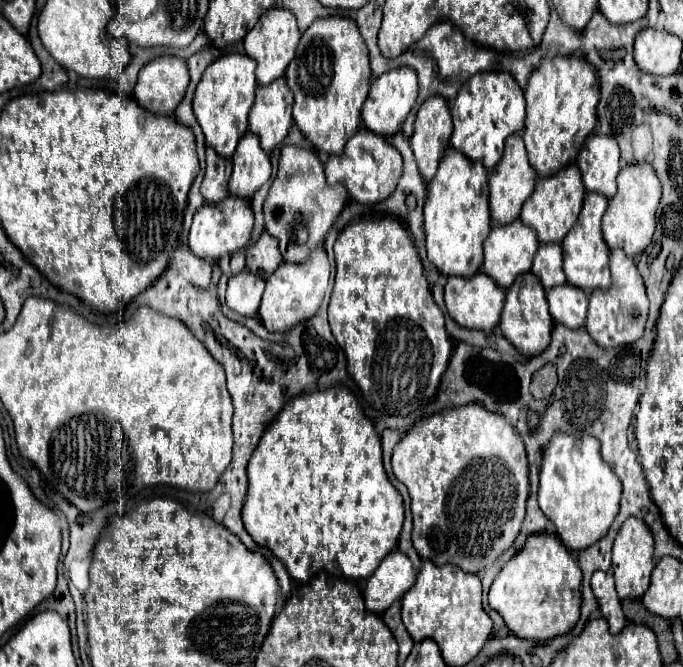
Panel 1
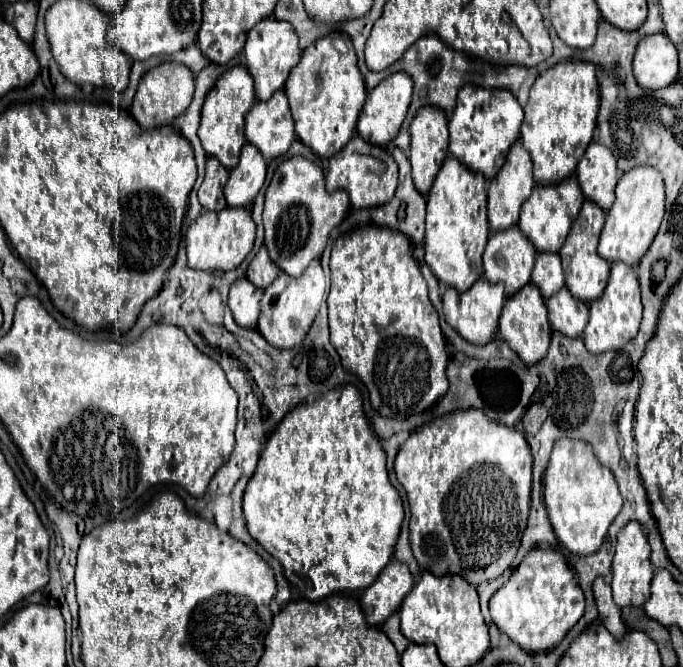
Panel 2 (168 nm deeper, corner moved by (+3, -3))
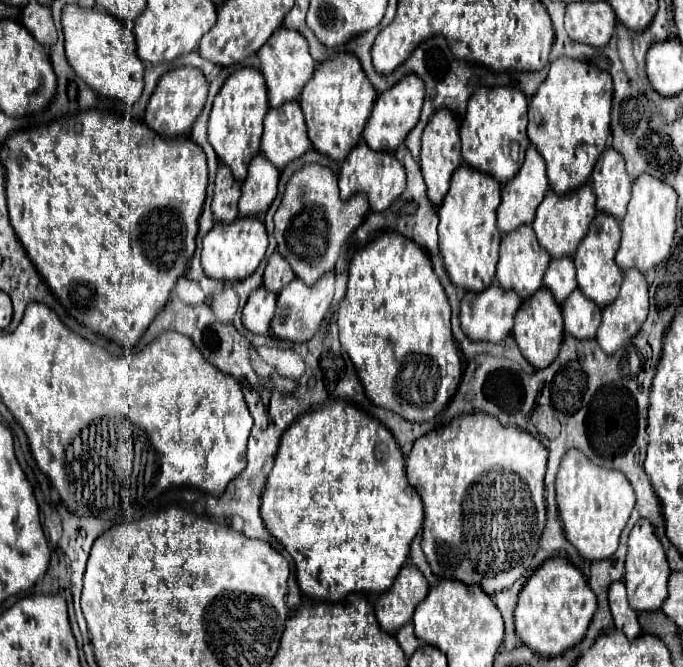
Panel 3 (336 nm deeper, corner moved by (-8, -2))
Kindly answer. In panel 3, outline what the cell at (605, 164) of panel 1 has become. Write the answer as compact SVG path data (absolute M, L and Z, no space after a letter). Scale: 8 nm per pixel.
M606 148L600 154L592 172L592 188L600 212L612 214L616 220L624 218L626 204L630 200L632 180L626 174L622 154L614 148Z

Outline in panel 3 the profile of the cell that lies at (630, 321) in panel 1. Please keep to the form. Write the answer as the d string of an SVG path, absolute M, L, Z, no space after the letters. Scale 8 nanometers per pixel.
M636 268L626 270L618 298L602 310L602 324L596 334L596 342L600 344L600 348L606 354L614 354L620 346L624 346L630 338L634 338L638 334L640 326L648 318L648 308L650 308L650 298L648 298L648 284L644 280L644 274Z

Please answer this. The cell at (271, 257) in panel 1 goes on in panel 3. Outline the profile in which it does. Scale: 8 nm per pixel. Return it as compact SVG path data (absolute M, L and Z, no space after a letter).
M274 252L264 270L264 286L268 290L272 290L274 294L278 294L282 290L282 286L286 286L292 278L294 278L294 272L292 272L290 264L278 252Z

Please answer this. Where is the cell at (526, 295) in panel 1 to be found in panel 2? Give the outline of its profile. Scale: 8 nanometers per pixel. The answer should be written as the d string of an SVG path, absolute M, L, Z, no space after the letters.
M533 283L525 285L517 295L507 299L507 303L503 307L503 313L501 313L501 319L499 319L499 333L507 341L507 345L527 365L539 363L547 355L547 347L549 347L549 339L551 339L553 329L551 329L549 319L547 319L545 301L543 301L541 293L537 291L537 287L533 287Z

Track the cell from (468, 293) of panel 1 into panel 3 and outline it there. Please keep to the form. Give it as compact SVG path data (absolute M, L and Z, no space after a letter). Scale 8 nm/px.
M490 284L482 292L466 292L460 302L460 324L464 334L470 340L486 340L486 342L502 342L514 324L514 314L520 308L520 296L514 290L504 290L500 284Z

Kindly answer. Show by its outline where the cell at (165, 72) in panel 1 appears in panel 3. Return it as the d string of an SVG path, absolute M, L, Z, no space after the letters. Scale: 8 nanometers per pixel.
M182 66L182 68L170 70L160 78L154 94L150 96L144 120L152 130L156 130L156 134L164 134L164 136L188 134L192 128L192 122L200 116L200 110L204 108L206 96L208 96L208 80L198 68Z

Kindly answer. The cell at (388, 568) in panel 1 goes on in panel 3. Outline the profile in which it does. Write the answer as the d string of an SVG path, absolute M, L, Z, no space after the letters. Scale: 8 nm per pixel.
M406 564L398 572L394 584L390 590L382 592L376 602L376 618L384 632L396 634L402 624L408 624L412 620L414 608L426 598L428 594L428 582L416 566Z

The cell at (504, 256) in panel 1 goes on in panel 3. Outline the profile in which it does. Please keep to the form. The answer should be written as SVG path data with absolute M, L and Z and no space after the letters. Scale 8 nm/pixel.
M528 224L518 226L514 232L508 232L502 236L496 280L500 282L500 286L516 290L516 294L520 294L520 298L526 300L542 286L542 276L548 270L548 262L550 262L550 254L538 244L532 226Z

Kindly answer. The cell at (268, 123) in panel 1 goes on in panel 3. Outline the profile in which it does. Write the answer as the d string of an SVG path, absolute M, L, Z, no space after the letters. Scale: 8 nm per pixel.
M296 100L268 110L264 118L260 152L264 152L264 156L276 168L284 168L288 162L300 158L310 148L312 144L308 138L304 114Z

